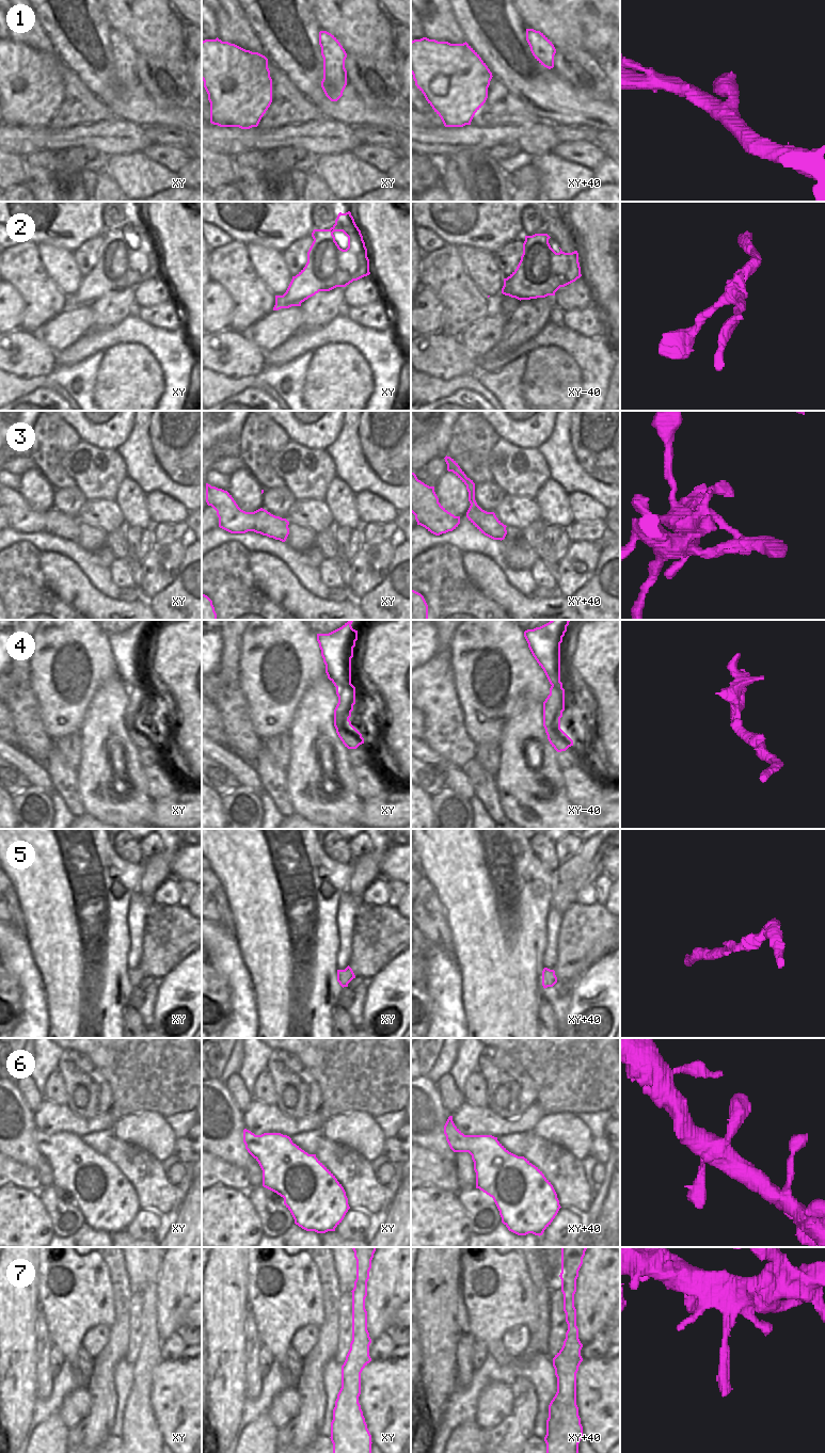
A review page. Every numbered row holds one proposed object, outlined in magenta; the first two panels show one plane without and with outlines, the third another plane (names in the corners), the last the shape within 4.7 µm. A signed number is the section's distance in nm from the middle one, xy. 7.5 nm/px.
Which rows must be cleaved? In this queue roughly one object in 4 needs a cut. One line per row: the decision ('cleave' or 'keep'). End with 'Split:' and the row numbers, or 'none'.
1: keep
2: keep
3: keep
4: cleave
5: keep
6: keep
7: keep
Split: 4

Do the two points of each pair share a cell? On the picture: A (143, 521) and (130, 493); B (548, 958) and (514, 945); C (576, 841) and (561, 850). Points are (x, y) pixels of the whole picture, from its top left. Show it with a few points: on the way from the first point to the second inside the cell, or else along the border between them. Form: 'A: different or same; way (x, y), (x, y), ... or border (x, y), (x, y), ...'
A: same; way (137, 514), (133, 511), (130, 499)
B: different; border (546, 931), (546, 948), (542, 956), (543, 967)
C: same; way (572, 842), (566, 846)

